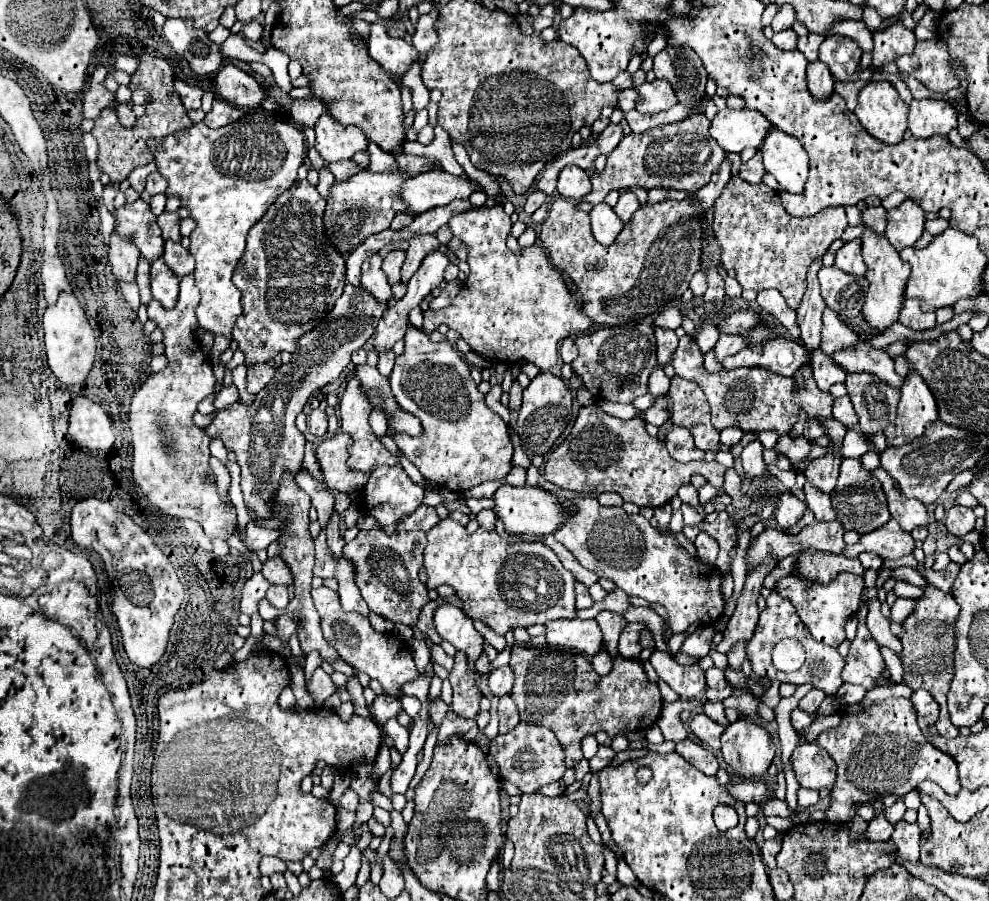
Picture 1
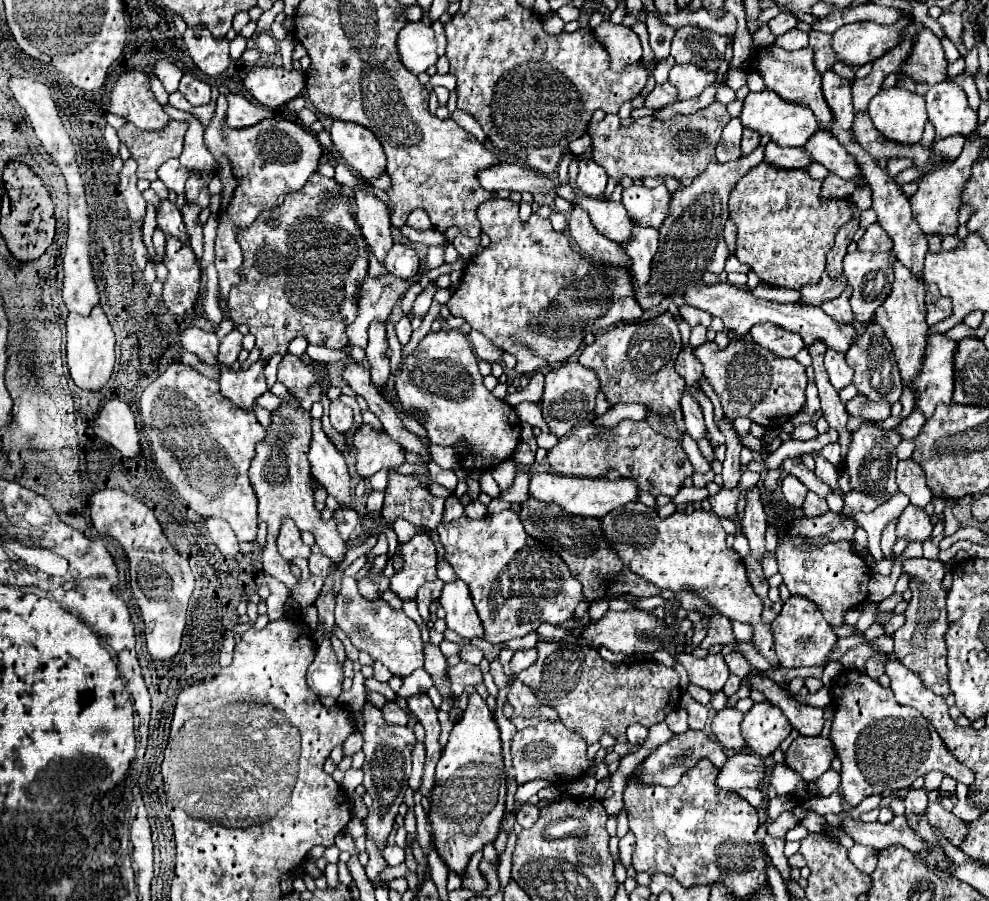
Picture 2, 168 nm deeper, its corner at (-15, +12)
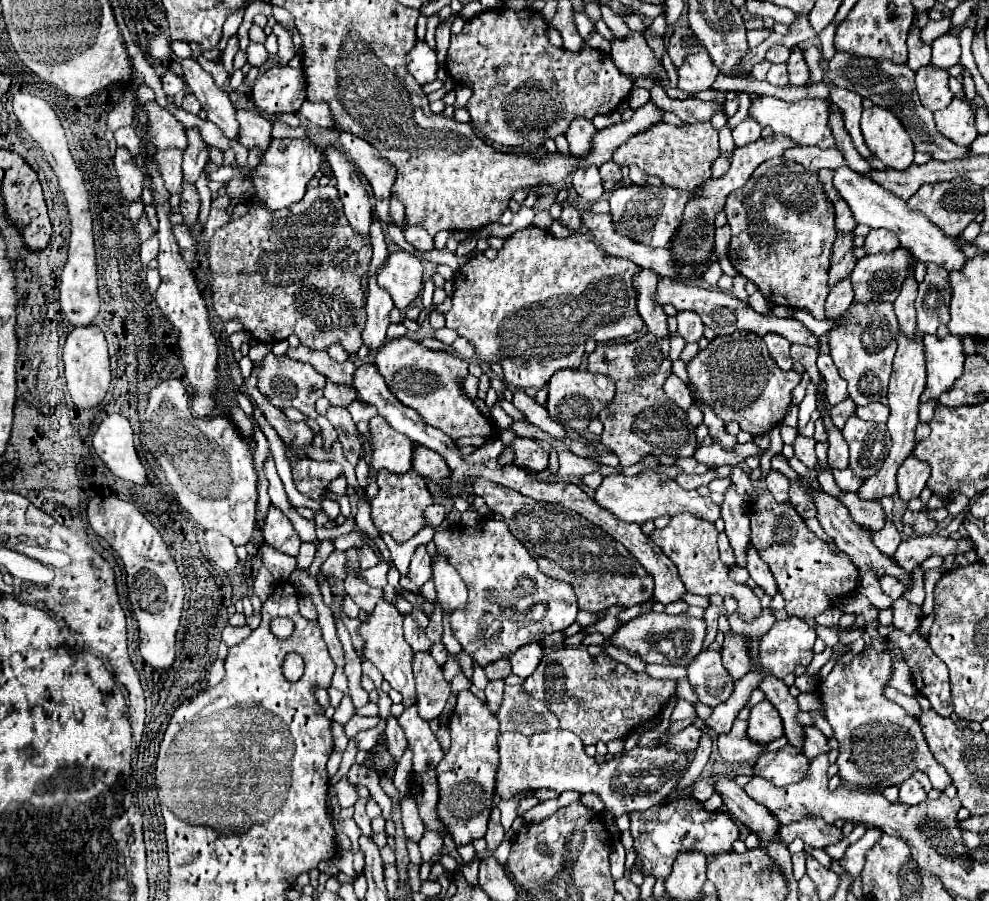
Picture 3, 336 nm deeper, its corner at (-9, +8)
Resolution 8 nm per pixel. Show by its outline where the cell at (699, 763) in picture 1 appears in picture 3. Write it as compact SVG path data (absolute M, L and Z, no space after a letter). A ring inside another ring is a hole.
M550 730L550 732L540 732L534 736L522 736L518 732L504 732L498 736L498 746L500 746L500 768L496 772L496 792L502 798L512 798L514 792L530 792L530 790L538 790L538 788L548 788L548 790L556 790L556 792L564 792L564 790L574 790L574 792L596 792L606 810L612 812L614 818L626 814L626 812L642 812L652 808L654 804L660 804L662 800L668 798L668 794L672 794L676 790L678 780L682 778L682 774L686 772L686 754L682 752L674 752L662 746L656 748L632 748L630 752L622 754L620 758L614 758L610 762L602 762L596 764L594 758L586 756L584 746L580 742L580 738L570 732L570 730Z

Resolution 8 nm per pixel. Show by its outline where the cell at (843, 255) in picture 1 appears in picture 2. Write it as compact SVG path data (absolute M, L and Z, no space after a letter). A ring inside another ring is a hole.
M876 222L876 224L868 226L864 236L858 240L858 250L862 250L862 252L890 252L892 240L882 230L882 226Z

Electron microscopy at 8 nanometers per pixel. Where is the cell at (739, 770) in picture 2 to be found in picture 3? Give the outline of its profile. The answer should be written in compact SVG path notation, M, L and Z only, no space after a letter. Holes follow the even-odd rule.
M700 778L698 782L694 782L694 784L692 784L690 798L694 798L696 802L706 802L712 794L714 794L714 784L712 784L712 778Z

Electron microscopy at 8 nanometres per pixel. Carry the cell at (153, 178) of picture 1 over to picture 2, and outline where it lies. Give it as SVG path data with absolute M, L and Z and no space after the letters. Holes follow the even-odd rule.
M168 160L158 168L158 178L168 186L168 190L174 190L176 194L184 194L188 176L192 176L192 170L182 166L180 160Z

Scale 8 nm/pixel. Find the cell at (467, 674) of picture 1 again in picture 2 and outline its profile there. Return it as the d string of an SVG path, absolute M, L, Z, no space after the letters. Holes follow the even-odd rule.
M460 662L458 666L450 668L450 680L452 680L452 694L460 696L460 694L464 694L466 686L482 684L482 672L478 666Z

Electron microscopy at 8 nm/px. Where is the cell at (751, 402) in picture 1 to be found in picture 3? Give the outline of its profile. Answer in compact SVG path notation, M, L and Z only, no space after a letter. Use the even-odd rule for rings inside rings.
M754 332L716 336L686 368L690 382L694 384L694 392L698 392L698 400L702 400L702 404L710 404L724 422L736 420L740 430L750 432L752 436L766 434L780 424L790 408L792 390L800 384L800 374L794 370L780 370L770 358L764 340L754 336Z

